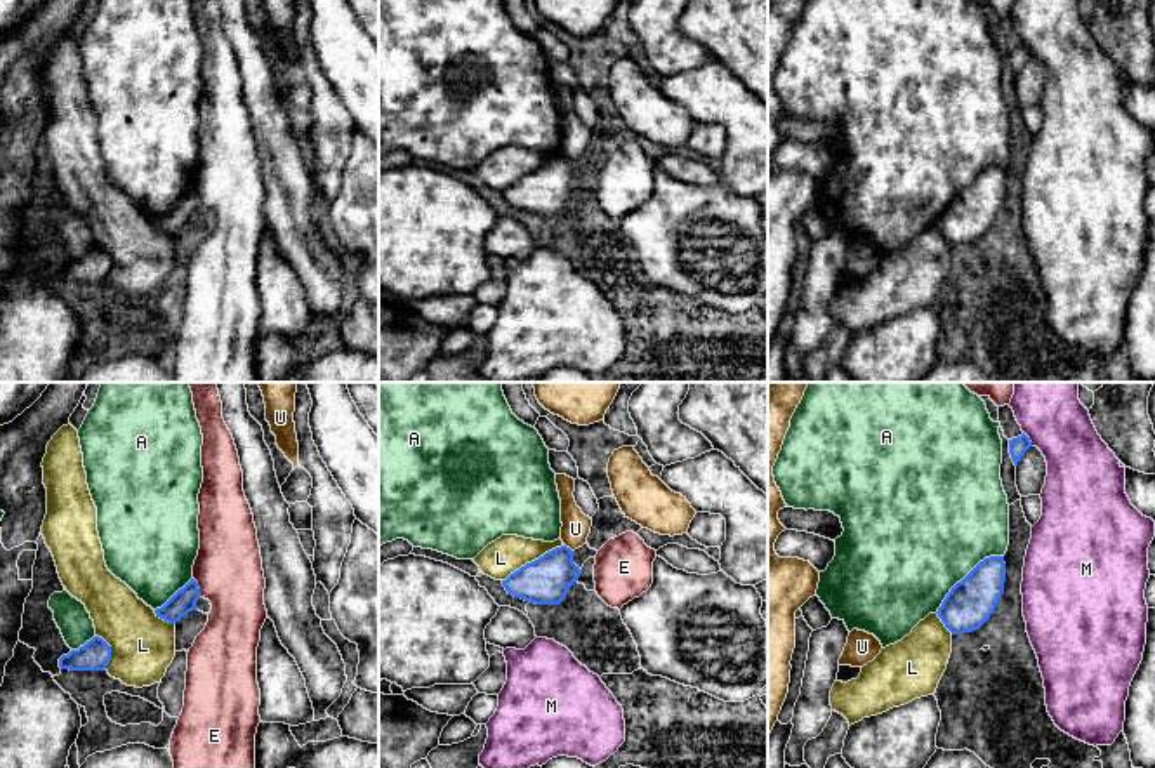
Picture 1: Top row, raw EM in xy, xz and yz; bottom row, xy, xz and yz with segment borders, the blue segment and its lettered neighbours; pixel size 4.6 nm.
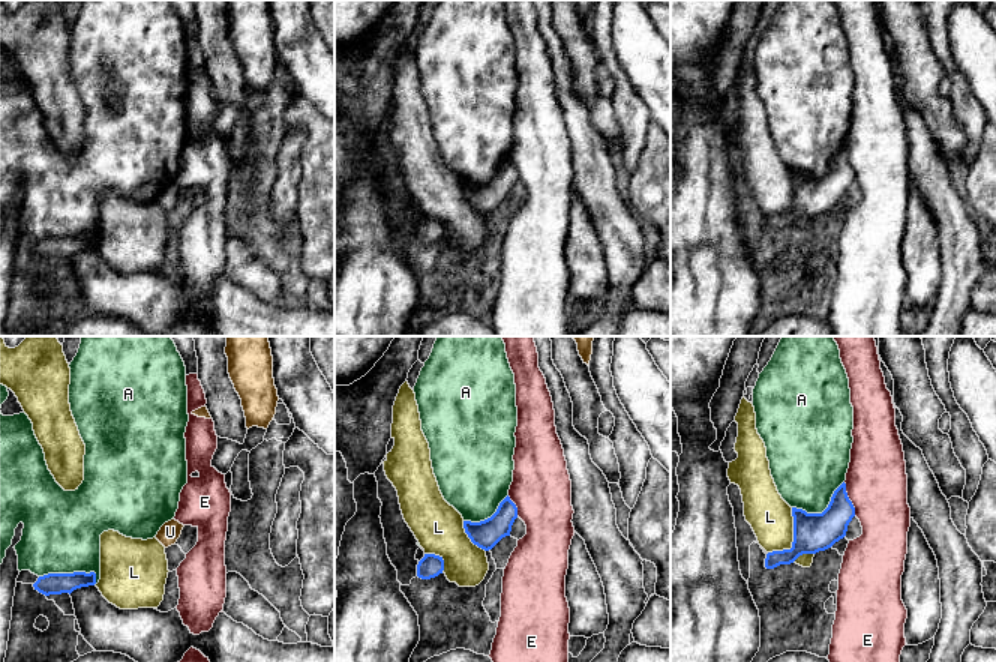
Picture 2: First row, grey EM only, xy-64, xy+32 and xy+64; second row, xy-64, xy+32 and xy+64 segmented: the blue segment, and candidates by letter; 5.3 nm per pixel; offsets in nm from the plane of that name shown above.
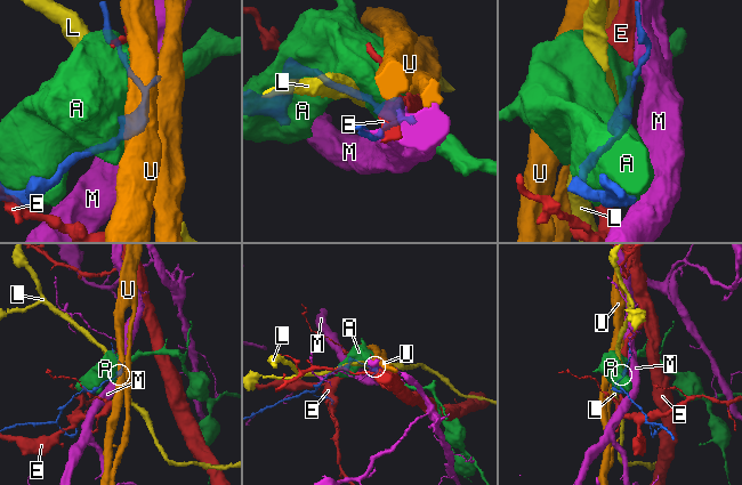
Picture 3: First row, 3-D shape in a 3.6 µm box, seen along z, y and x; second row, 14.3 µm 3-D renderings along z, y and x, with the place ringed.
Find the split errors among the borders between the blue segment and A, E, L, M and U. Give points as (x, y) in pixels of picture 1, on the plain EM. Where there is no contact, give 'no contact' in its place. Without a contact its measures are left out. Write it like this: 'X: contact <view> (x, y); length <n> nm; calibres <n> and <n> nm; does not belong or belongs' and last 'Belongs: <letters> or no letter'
A: contact yz (966, 186); length 420 nm; calibres 220 and 500 nm; does not belong
E: contact xy (198, 198); length 100 nm; calibres 110 and 320 nm; does not belong
L: contact xz (532, 172); length 340 nm; calibres 220 and 170 nm; does not belong
M: contact yz (1029, 49); length 80 nm; calibres 80 and 300 nm; does not belong
U: contact xz (568, 158); length 50 nm; calibres 220 and 130 nm; does not belong
Belongs: no letter

